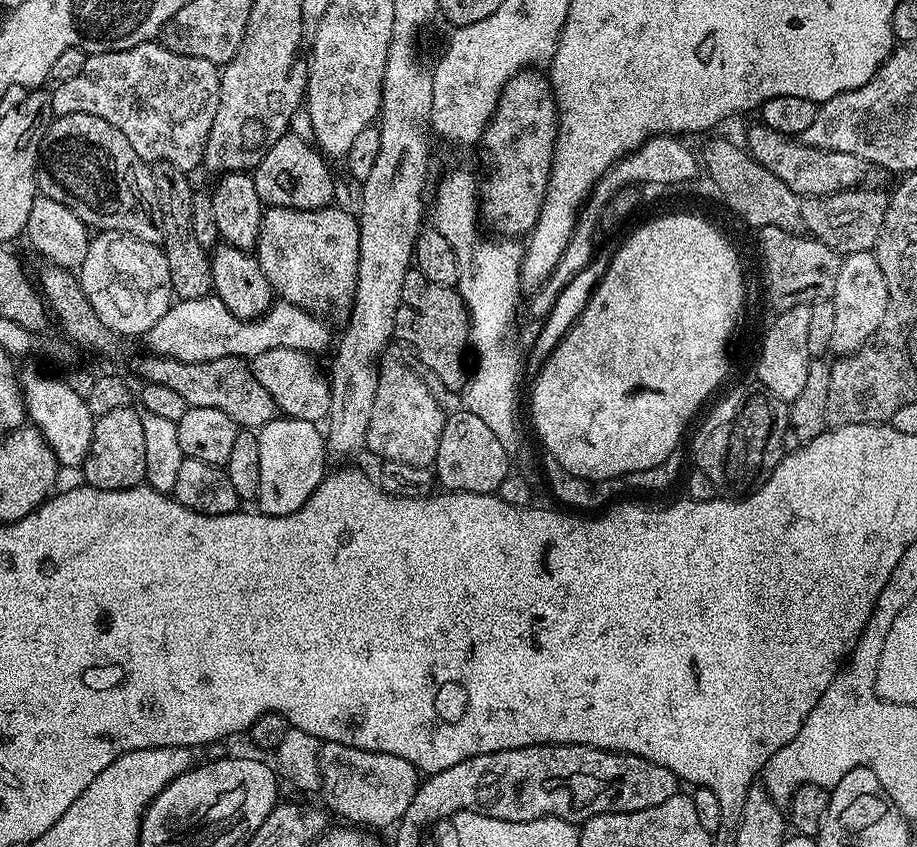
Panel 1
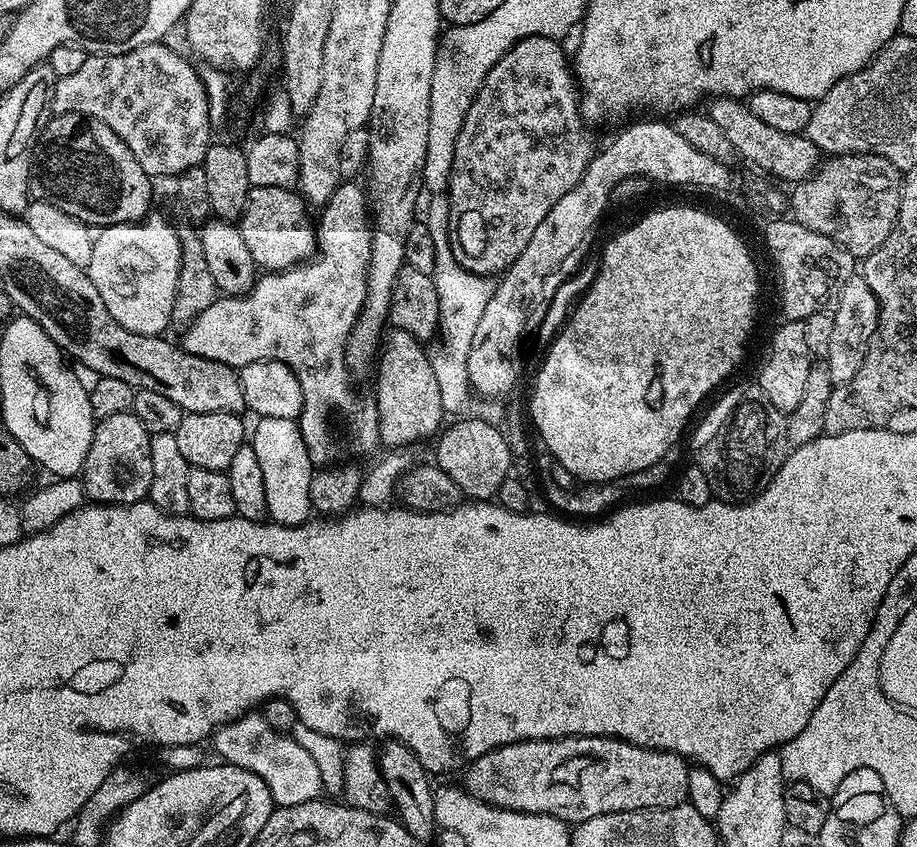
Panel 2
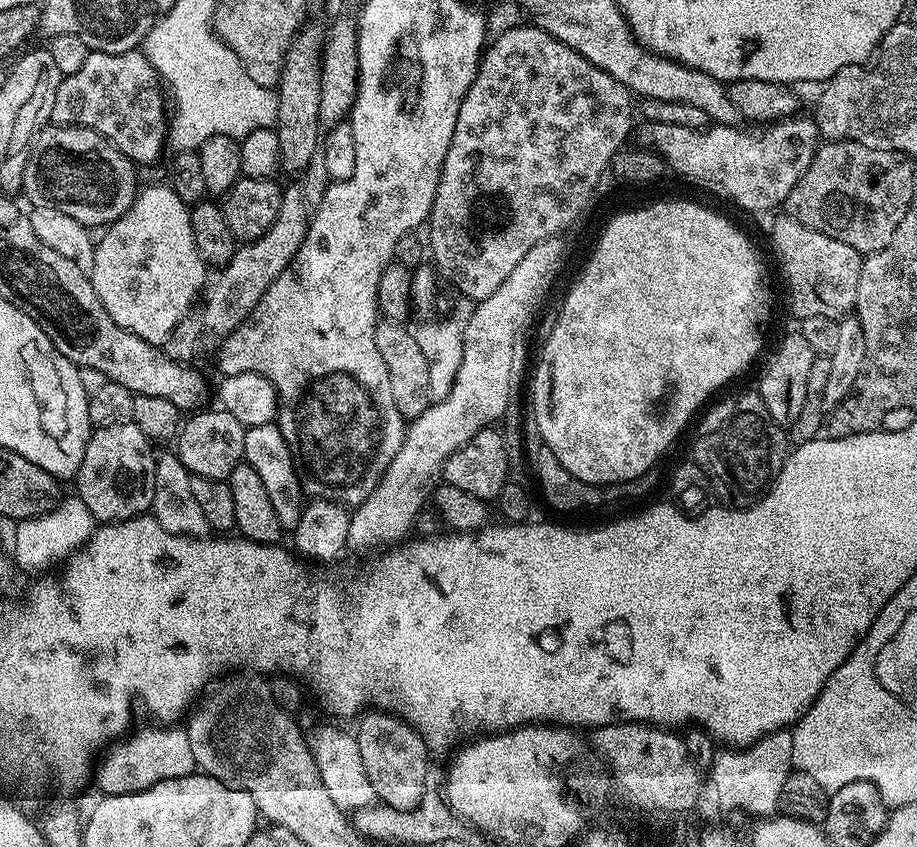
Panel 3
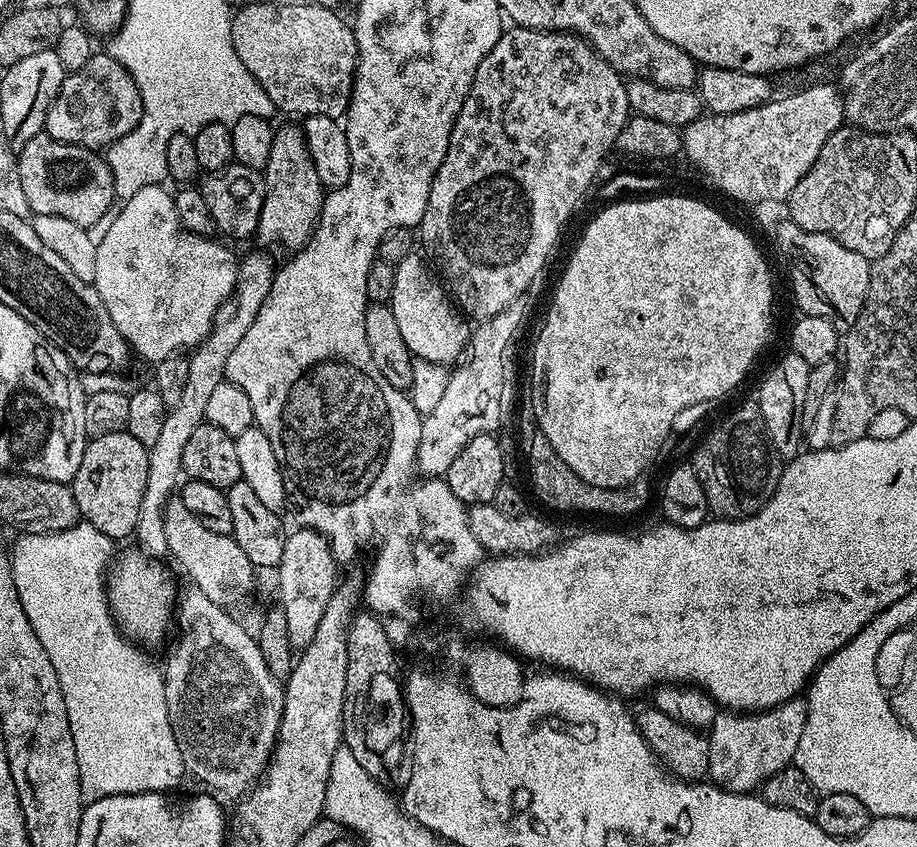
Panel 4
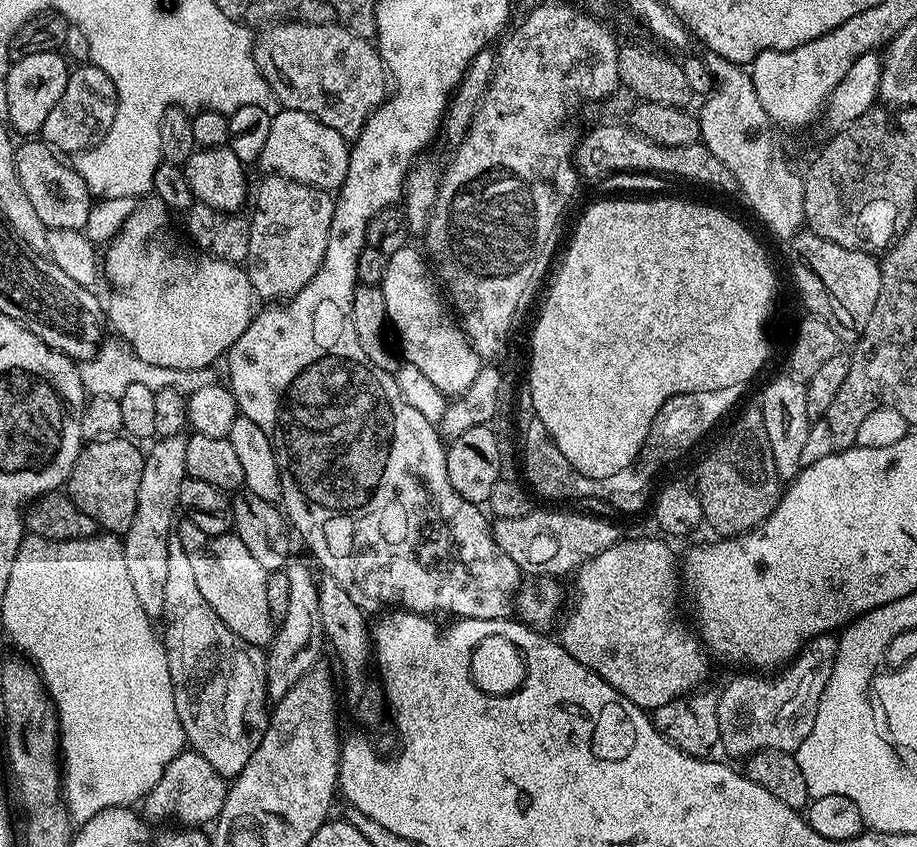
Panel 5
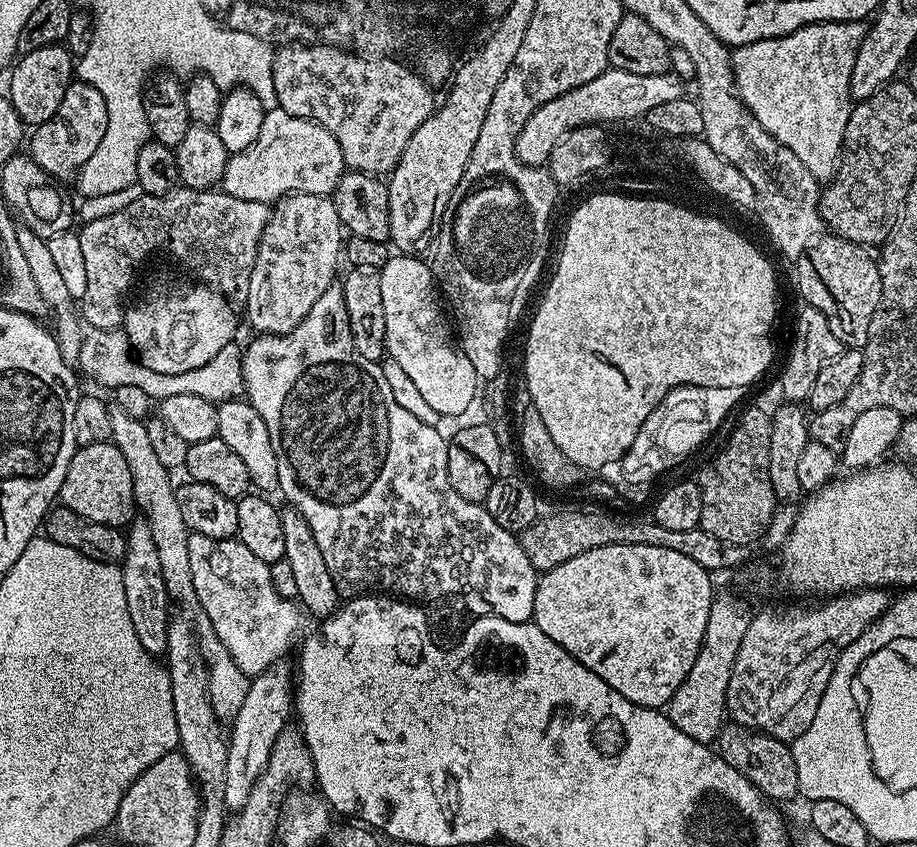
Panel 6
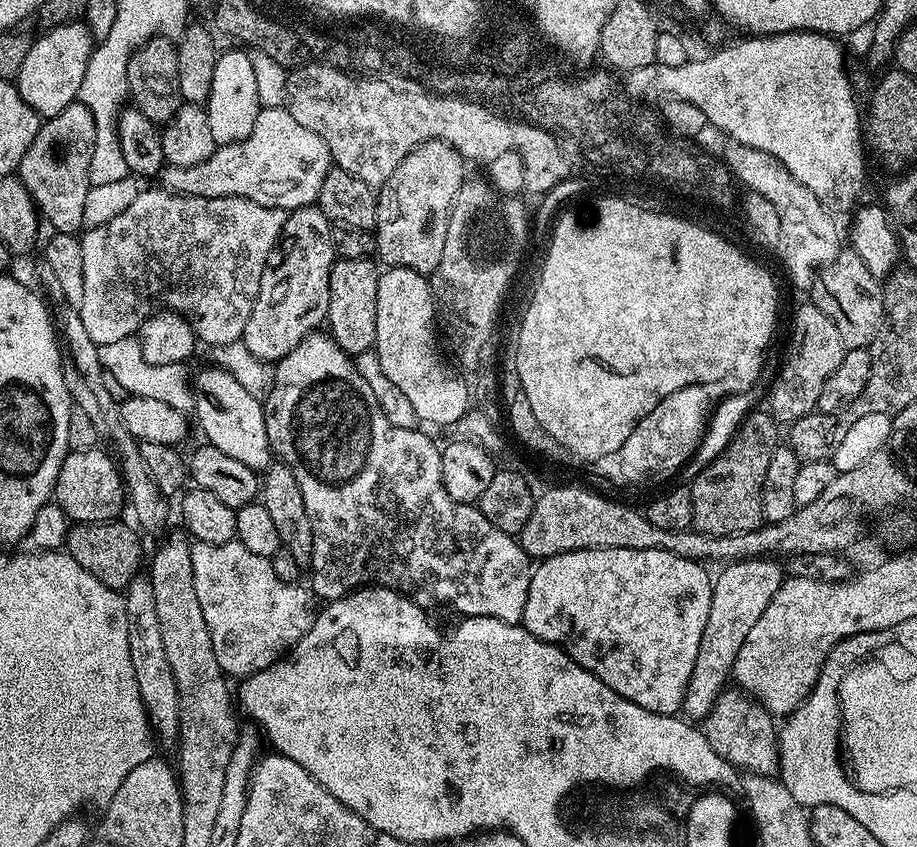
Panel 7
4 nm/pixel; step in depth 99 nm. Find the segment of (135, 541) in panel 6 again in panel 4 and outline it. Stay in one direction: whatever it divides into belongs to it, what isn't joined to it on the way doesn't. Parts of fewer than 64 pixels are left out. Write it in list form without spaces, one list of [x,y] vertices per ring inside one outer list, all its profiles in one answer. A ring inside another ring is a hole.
[[[252,252],[248,257],[239,261],[236,269],[236,283],[223,304],[220,305],[216,316],[212,320],[212,331],[208,333],[204,342],[197,345],[188,356],[190,374],[186,374],[186,390],[178,406],[167,409],[167,416],[162,424],[162,431],[152,447],[148,450],[148,469],[146,470],[146,494],[142,494],[142,506],[138,510],[138,526],[134,533],[139,551],[153,558],[168,556],[166,546],[166,529],[163,528],[164,503],[173,499],[178,485],[182,480],[184,467],[182,453],[186,450],[186,442],[190,434],[198,430],[200,424],[205,423],[207,400],[219,384],[225,383],[224,371],[226,361],[234,351],[234,346],[242,342],[242,334],[250,330],[250,322],[262,310],[262,302],[266,302],[266,294],[270,294],[270,286],[276,277],[276,268],[272,260],[264,252]]]

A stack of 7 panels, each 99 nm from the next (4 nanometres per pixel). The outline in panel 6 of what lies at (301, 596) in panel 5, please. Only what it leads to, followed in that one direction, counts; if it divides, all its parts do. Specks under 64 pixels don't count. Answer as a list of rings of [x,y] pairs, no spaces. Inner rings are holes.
[[[281,658],[275,660],[266,670],[262,670],[262,674],[251,677],[248,689],[246,690],[246,698],[242,702],[242,706],[238,706],[238,714],[231,717],[230,731],[228,732],[228,757],[226,758],[226,778],[224,779],[224,807],[229,813],[235,814],[241,812],[246,806],[246,802],[250,798],[250,792],[254,790],[254,786],[258,782],[258,778],[266,770],[266,762],[270,762],[270,752],[274,750],[274,742],[278,742],[278,734],[282,734],[282,730],[289,727],[290,717],[294,712],[294,668],[290,663],[287,664],[287,659]]]

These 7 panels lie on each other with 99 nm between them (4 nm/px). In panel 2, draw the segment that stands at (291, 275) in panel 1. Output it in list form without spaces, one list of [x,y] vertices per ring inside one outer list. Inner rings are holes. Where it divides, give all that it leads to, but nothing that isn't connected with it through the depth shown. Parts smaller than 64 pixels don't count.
[[[254,188],[248,189],[248,201],[244,207],[244,212],[240,215],[238,227],[242,234],[243,241],[246,242],[246,250],[254,258],[254,262],[268,272],[283,272],[287,268],[294,268],[301,263],[302,258],[308,258],[317,251],[318,236],[304,224],[296,224],[296,215],[300,212],[302,200],[295,191],[286,188]]]

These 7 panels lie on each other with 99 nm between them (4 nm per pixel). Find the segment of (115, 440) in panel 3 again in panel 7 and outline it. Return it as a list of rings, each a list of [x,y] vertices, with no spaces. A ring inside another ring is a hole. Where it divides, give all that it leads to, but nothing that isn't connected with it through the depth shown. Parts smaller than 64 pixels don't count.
[[[97,446],[90,450],[69,451],[58,470],[55,503],[66,513],[69,521],[78,524],[100,524],[104,520],[115,520],[126,508],[126,487],[117,463]]]

